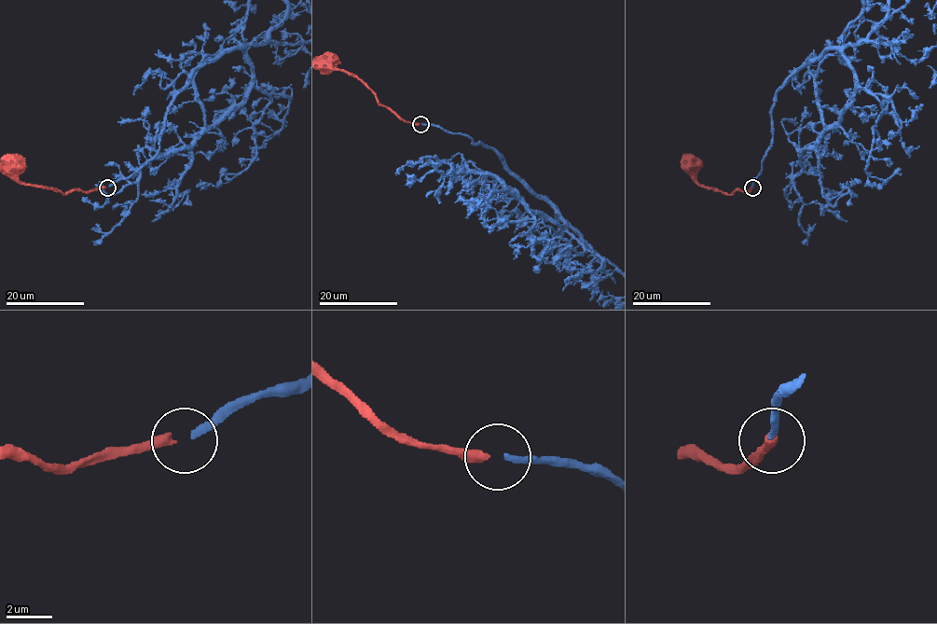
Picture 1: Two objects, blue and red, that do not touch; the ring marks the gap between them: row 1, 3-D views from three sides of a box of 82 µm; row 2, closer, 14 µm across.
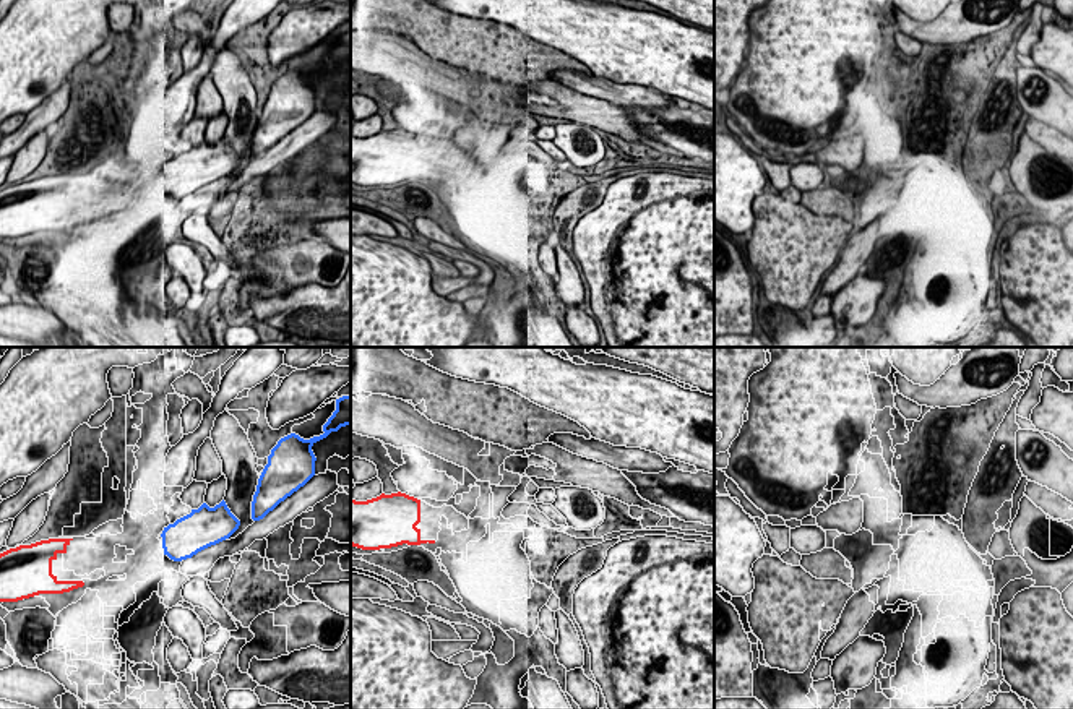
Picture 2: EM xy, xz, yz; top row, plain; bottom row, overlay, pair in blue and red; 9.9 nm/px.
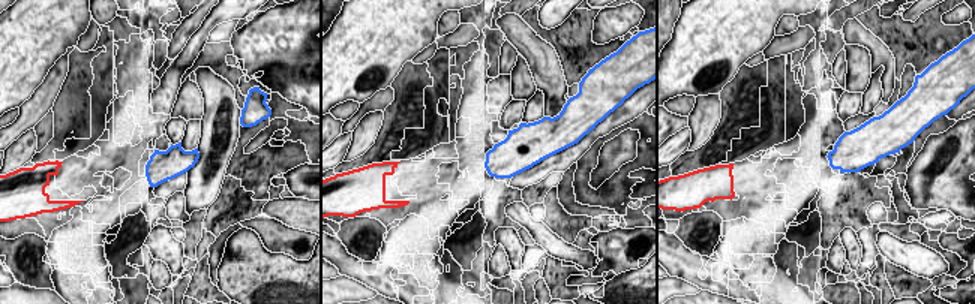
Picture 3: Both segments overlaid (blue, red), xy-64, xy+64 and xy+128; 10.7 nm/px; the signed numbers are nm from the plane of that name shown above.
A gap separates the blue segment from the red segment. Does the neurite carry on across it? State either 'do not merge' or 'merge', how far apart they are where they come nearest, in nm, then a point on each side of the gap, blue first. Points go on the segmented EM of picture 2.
merge | 850 nm | xy (164, 554), (83, 583)

